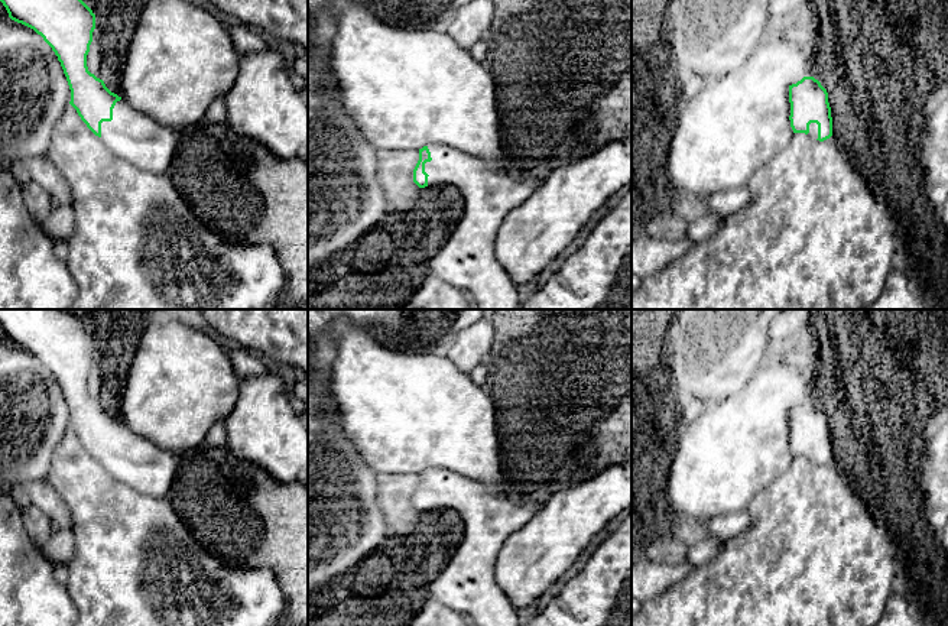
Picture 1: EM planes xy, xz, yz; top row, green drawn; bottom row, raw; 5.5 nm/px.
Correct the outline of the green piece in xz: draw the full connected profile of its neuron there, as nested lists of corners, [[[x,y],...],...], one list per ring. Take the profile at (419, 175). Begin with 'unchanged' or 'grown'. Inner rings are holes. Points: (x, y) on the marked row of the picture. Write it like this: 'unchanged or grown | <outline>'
grown | [[[429,145],[419,149],[413,182],[419,188],[451,185],[460,198],[460,220],[445,244],[428,262],[429,273],[461,288],[474,309],[519,309],[522,302],[516,285],[496,259],[496,237],[504,217],[540,185],[539,176],[507,173],[481,158],[448,146]]]

